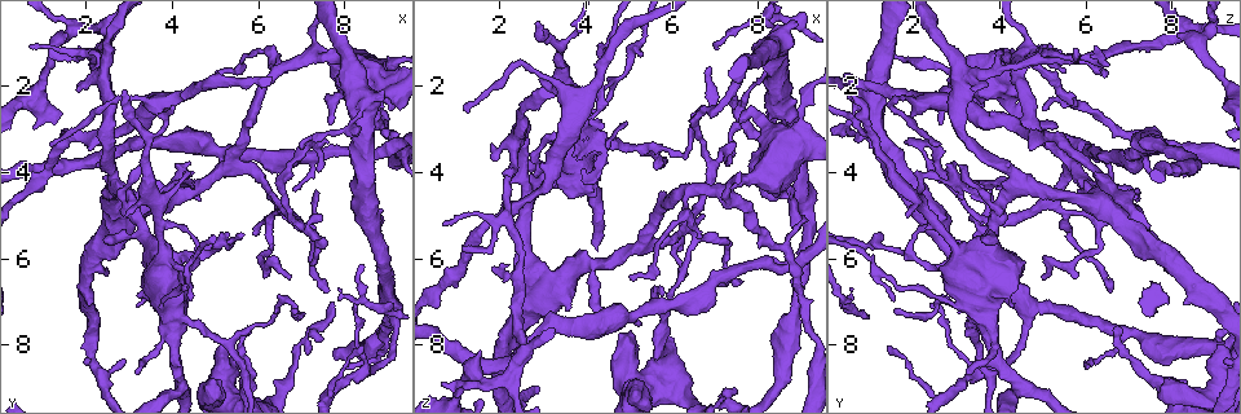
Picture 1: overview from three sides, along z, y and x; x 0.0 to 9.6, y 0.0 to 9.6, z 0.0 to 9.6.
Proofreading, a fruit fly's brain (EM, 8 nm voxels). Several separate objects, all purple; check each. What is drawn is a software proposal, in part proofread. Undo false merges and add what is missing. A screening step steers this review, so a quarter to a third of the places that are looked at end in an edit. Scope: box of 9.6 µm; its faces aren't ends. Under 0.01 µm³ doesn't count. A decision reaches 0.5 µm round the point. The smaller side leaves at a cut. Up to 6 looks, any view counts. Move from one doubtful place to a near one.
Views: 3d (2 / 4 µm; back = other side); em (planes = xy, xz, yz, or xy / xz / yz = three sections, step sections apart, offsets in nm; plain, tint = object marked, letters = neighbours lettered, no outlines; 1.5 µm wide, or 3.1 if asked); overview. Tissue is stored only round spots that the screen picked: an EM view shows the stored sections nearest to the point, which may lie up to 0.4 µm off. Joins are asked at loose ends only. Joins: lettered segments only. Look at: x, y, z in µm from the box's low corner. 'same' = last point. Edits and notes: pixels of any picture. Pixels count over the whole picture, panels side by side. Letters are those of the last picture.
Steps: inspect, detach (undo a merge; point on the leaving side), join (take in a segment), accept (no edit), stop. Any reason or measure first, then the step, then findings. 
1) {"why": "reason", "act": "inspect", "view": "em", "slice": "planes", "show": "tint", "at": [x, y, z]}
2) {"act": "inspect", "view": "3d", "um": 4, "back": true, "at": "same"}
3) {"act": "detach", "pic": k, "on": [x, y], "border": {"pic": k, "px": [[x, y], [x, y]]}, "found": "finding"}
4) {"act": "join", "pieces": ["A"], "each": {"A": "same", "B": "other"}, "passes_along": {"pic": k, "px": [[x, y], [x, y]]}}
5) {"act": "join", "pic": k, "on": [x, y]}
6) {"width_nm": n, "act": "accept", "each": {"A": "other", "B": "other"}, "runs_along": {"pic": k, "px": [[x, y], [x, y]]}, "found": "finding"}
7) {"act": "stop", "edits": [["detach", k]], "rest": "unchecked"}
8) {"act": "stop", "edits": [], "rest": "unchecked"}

{"why": "an open end", "act": "inspect", "view": "3d", "um": 2, "at": [2.05, 1.30, 4.05]}

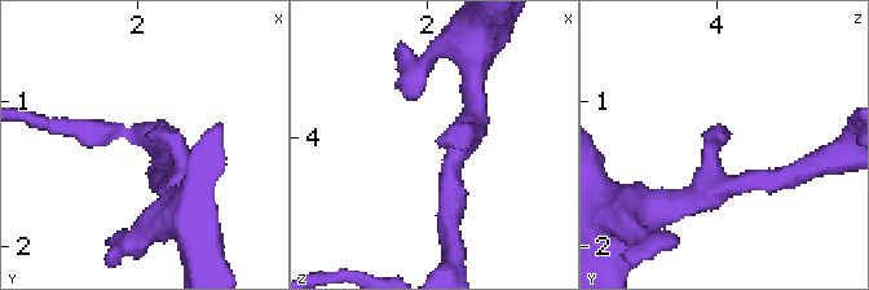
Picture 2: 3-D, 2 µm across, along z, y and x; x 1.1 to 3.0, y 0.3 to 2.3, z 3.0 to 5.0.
{"why": "now the EM", "act": "inspect", "view": "em", "slice": "planes", "show": "tint", "at": [2.10, 1.28, 4.04]}

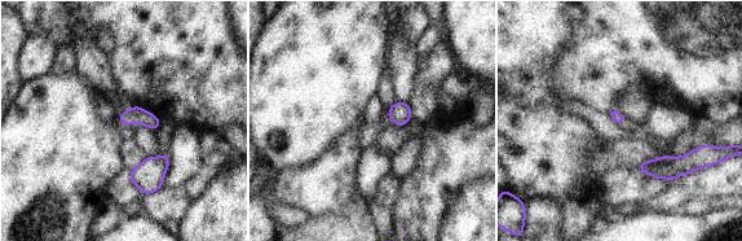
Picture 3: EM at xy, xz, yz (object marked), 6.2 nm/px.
{"act": "inspect", "view": "em", "slice": "planes", "show": "letters", "at": "same"}

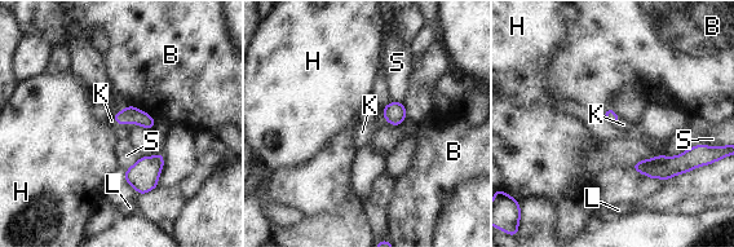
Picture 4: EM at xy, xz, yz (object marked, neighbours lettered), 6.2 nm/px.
{"act": "join", "pieces": ["K"], "each": {"B": "other", "H": "other", "K": "same", "L": "other", "S": "other"}, "passes_along": {"pic": 4, "px": [[129, 115], [125, 123], [111, 120]]}, "found": "the cell continues"}

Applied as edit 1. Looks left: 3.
{"why": "redraw", "act": "inspect", "view": "overview"}

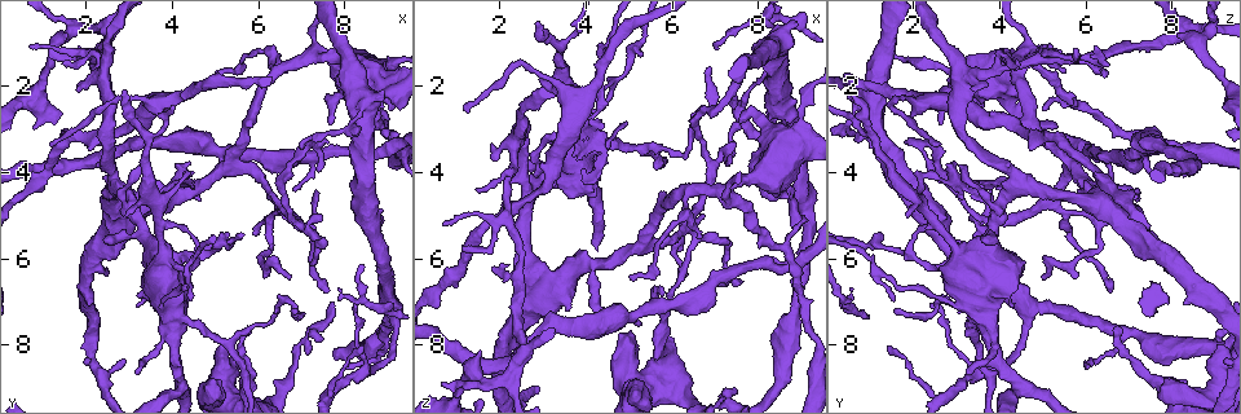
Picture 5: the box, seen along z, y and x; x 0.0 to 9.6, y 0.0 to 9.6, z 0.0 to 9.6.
{"why": "sharp bend", "act": "inspect", "view": "em", "slice": "planes", "show": "plain", "at": [5.55, 1.60, 6.25]}

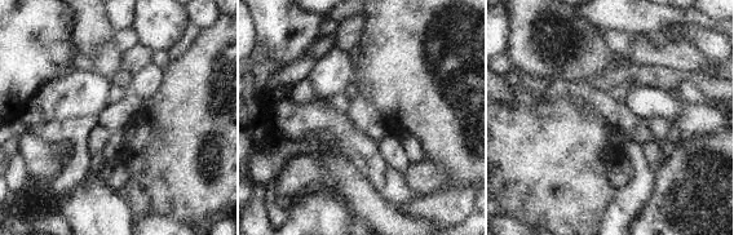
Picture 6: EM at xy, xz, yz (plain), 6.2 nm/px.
{"act": "inspect", "view": "em", "slice": "planes", "show": "letters", "at": "same"}

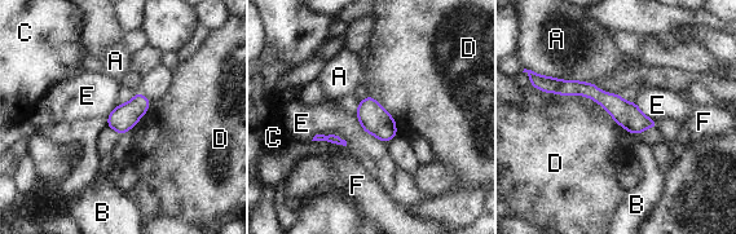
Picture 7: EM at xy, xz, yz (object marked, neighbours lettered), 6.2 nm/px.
{"act": "accept", "each": {"A": "other", "B": "other", "C": "other", "D": "other", "E": "other", "F": "other"}, "runs_along": {"pic": 7, "px": [[549, 87], [589, 89], [653, 124]]}, "found": "all the same cell"}

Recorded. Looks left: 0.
{"act": "stop", "edits": [["join", 4]], "rest": "unchecked"}

